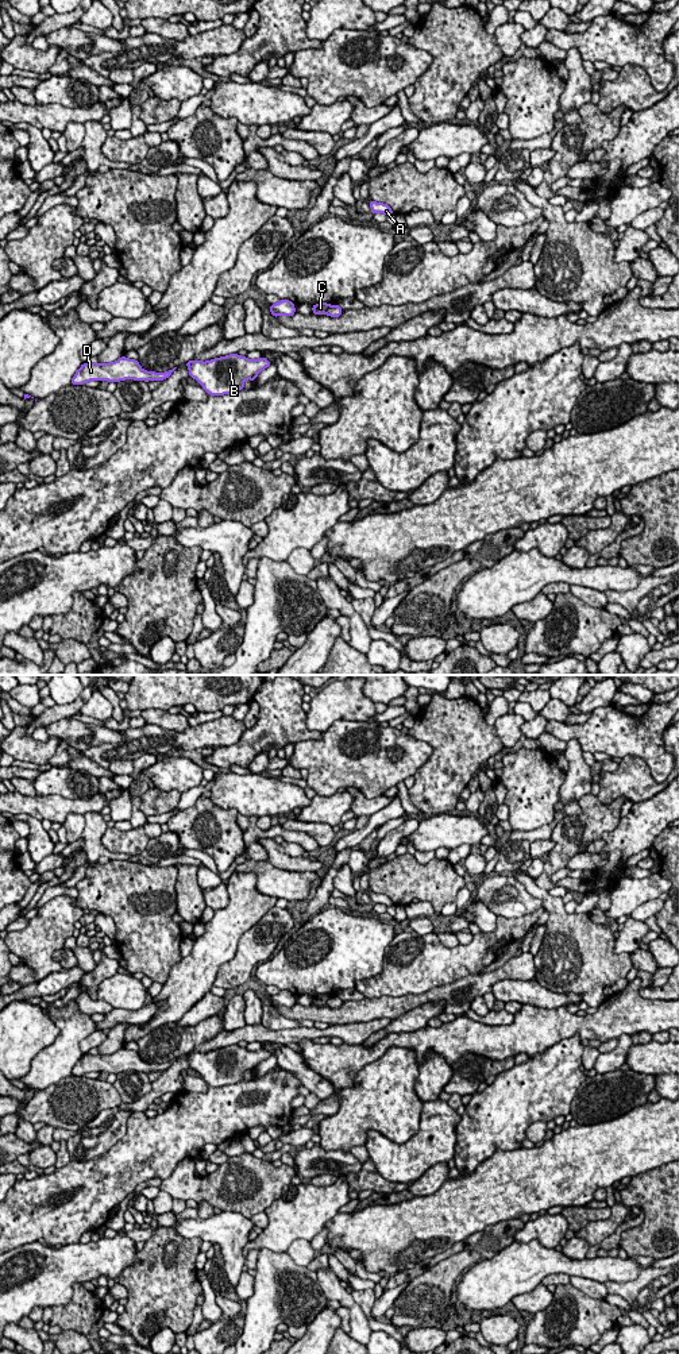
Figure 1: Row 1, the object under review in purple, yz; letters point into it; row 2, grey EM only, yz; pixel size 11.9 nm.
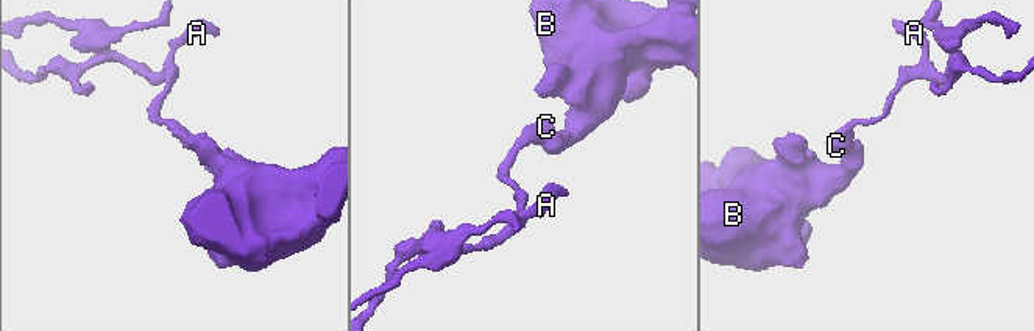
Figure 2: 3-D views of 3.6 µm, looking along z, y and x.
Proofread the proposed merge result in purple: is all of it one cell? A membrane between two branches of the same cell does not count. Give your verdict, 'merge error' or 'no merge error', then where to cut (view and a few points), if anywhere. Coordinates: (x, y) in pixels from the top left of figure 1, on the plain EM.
merge error; cut in yz along (331, 996), (326, 1005)

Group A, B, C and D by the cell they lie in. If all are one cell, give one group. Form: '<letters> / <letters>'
A C / B D

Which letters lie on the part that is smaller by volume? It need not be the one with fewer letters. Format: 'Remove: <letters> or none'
Remove: A, C

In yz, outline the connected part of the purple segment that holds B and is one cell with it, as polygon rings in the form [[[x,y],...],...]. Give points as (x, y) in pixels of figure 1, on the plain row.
[[[229,1045],[207,1053],[185,1054],[190,1069],[194,1069],[211,1087],[224,1087],[244,1080],[244,1072],[255,1072],[256,1066],[271,1054],[266,1049],[250,1052],[247,1048]]]

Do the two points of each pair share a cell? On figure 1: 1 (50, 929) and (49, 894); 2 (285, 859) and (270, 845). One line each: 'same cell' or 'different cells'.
1: different cells
2: same cell

